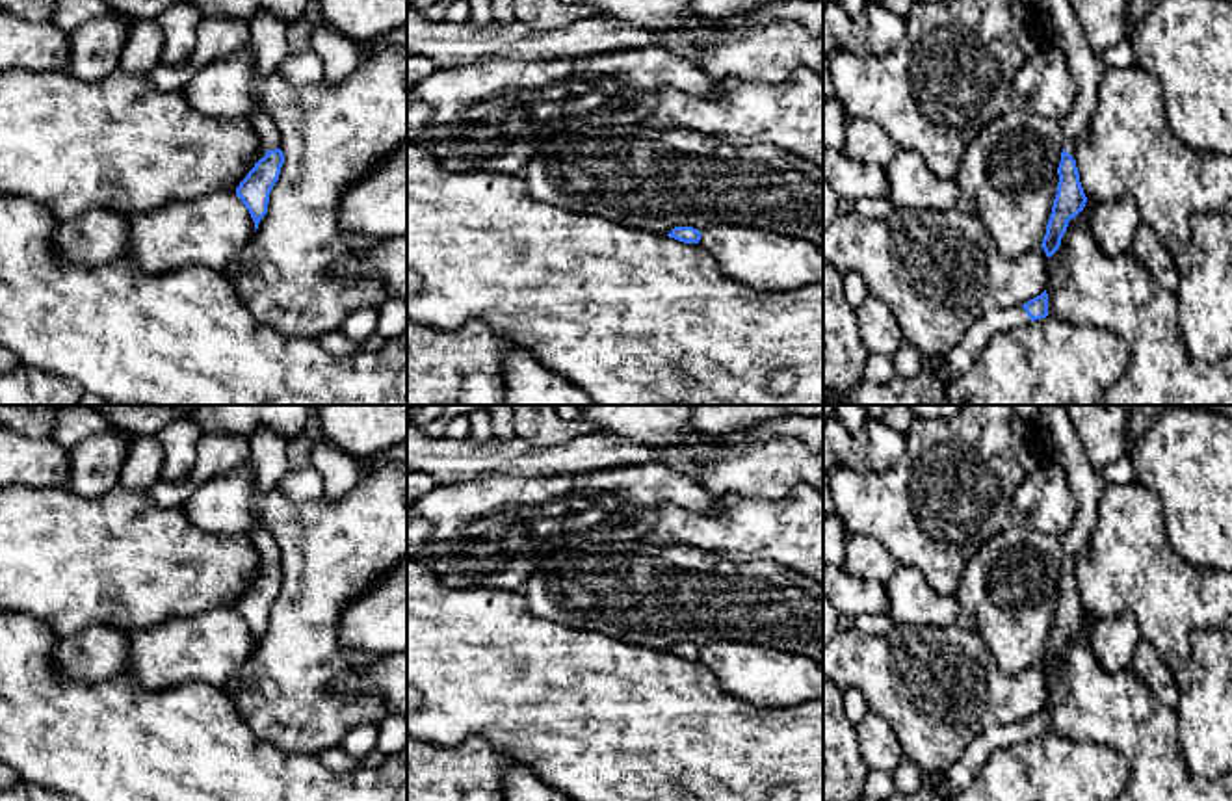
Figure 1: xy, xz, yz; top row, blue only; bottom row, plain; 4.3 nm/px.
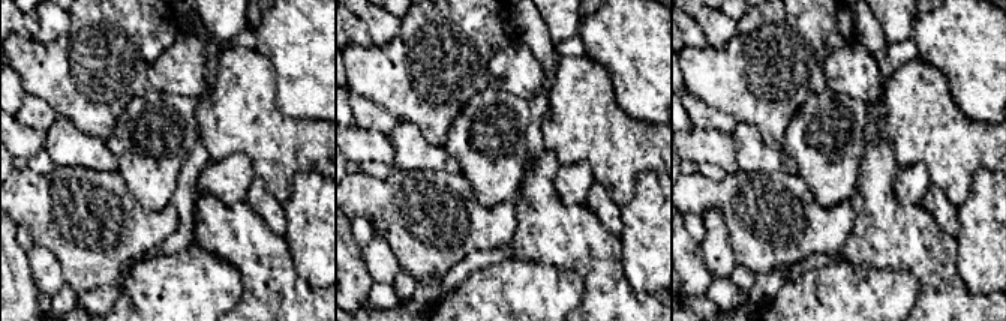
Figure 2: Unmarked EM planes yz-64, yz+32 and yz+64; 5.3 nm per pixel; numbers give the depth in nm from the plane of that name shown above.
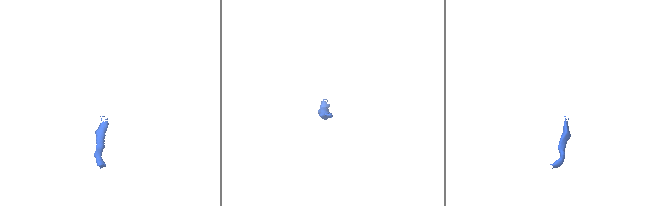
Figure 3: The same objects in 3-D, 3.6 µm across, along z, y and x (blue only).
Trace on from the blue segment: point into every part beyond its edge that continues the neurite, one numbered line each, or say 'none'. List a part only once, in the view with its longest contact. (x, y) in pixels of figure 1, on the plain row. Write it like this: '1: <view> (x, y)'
1: xy (270, 554)
2: yz (959, 775)

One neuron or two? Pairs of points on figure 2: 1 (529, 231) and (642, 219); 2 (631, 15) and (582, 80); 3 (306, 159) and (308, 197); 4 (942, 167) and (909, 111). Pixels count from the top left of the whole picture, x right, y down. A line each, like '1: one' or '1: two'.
1: two
2: two
3: two
4: one

